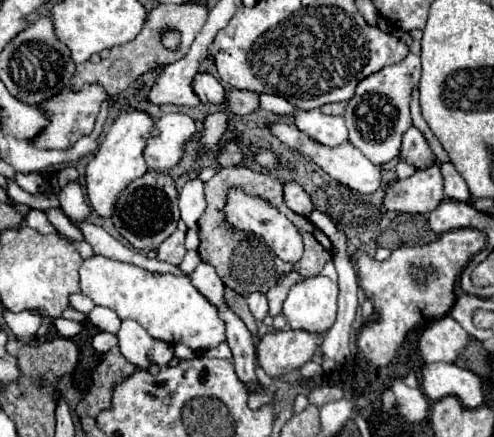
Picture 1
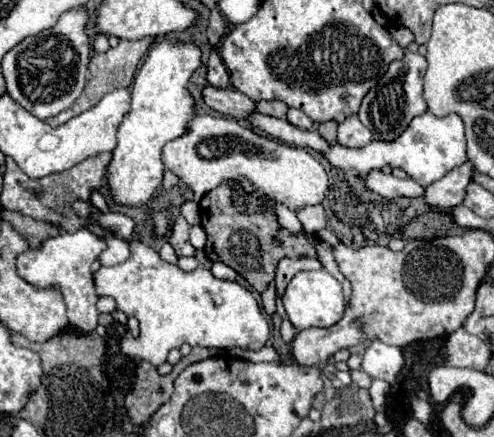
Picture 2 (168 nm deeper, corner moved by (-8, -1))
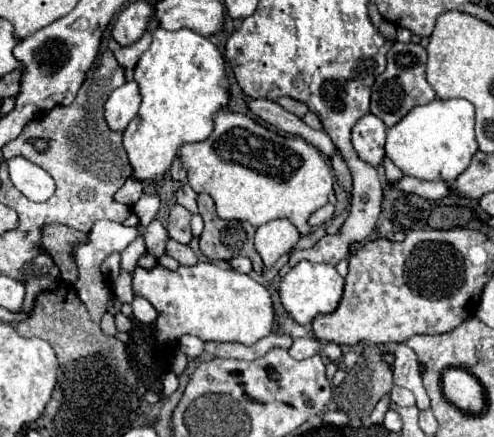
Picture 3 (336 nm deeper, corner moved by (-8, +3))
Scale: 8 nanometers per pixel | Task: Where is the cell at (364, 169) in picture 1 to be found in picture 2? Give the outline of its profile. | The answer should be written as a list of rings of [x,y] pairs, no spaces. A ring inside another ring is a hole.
[[[372,171],[364,177],[364,183],[374,193],[396,199],[396,197],[424,197],[424,187],[418,185],[414,179],[396,179],[394,175],[386,175],[382,171]]]

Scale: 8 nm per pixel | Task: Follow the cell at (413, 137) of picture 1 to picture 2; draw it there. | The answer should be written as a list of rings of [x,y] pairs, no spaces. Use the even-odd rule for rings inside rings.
[[[426,111],[424,115],[418,115],[416,119],[412,119],[412,123],[400,133],[398,139],[394,139],[394,141],[372,141],[370,145],[366,145],[362,149],[328,145],[320,137],[318,131],[298,129],[298,127],[290,125],[286,119],[276,119],[276,117],[252,113],[248,117],[248,121],[252,125],[256,125],[258,129],[266,131],[268,135],[276,137],[276,139],[282,139],[282,141],[298,145],[298,147],[312,147],[312,149],[320,151],[336,169],[356,169],[358,175],[362,175],[362,177],[374,169],[382,169],[384,165],[390,165],[390,167],[398,167],[398,169],[406,171],[406,175],[412,177],[422,187],[428,187],[430,183],[434,183],[436,179],[442,179],[448,171],[460,167],[468,159],[466,157],[464,123],[462,123],[460,115],[456,115],[456,113],[450,113],[446,117],[436,117],[430,111]]]

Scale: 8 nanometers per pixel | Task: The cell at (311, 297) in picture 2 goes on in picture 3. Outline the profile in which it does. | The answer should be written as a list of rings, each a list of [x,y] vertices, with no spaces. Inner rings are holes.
[[[300,261],[282,279],[282,283],[280,283],[280,301],[282,301],[284,309],[288,311],[288,315],[296,323],[308,325],[308,323],[312,323],[314,317],[328,315],[328,313],[338,309],[338,303],[342,299],[342,289],[344,289],[344,279],[338,275],[334,265]]]

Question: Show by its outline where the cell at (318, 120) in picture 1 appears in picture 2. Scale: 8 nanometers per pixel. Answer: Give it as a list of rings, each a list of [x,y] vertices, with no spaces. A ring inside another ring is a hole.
[[[348,117],[338,127],[338,143],[350,149],[360,149],[372,143],[372,133],[360,123],[358,117]]]

